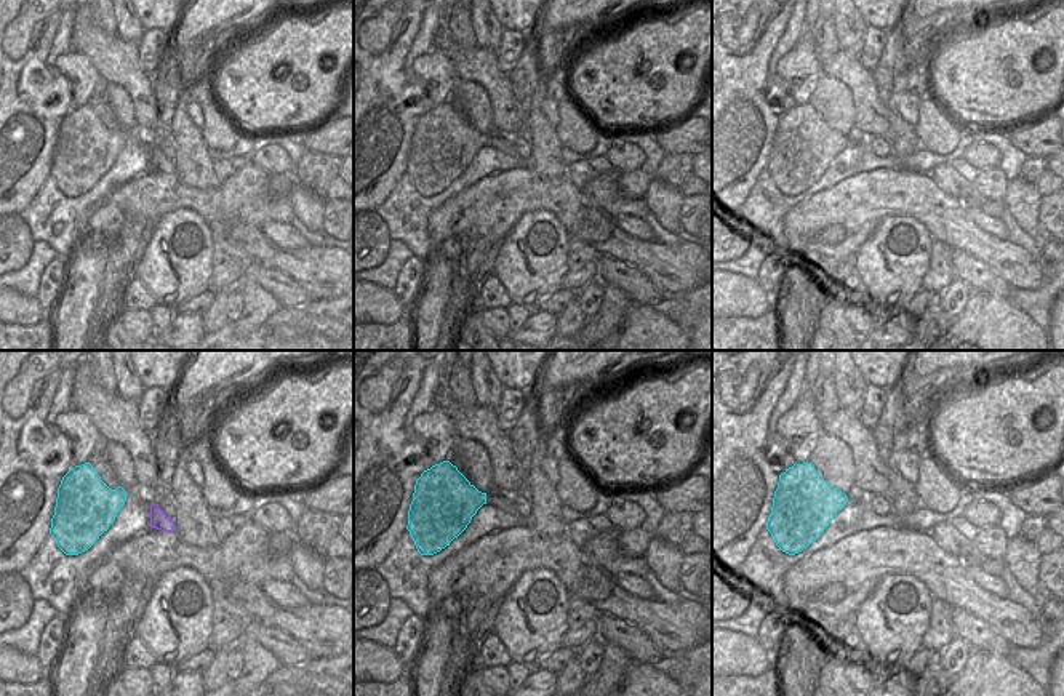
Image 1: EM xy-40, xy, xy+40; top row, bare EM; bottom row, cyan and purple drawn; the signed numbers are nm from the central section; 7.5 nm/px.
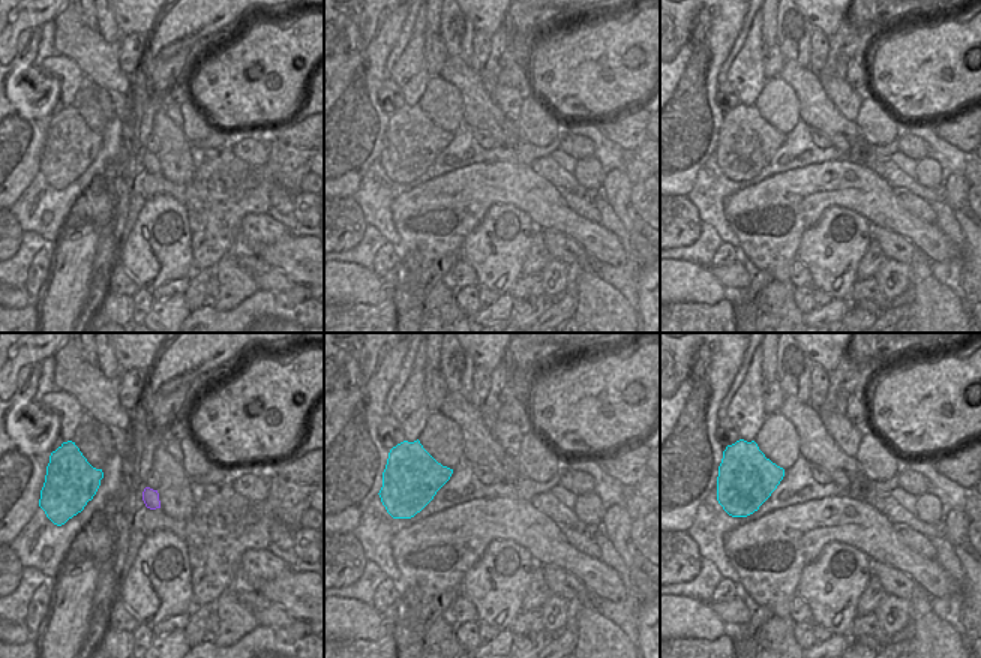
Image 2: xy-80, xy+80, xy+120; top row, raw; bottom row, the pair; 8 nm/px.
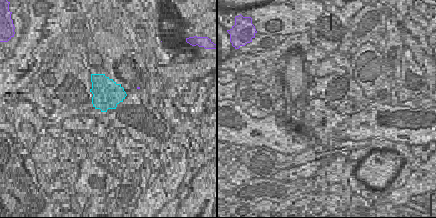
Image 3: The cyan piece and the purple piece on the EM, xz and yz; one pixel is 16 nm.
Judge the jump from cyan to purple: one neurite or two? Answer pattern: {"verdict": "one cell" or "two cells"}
{"verdict": "one cell"}

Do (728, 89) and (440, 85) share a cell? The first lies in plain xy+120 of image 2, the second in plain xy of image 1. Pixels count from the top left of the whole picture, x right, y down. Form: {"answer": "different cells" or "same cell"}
{"answer": "different cells"}

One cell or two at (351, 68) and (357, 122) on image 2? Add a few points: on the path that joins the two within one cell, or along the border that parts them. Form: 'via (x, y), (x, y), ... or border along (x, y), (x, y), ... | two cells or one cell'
via (350, 81), (350, 108) | one cell

